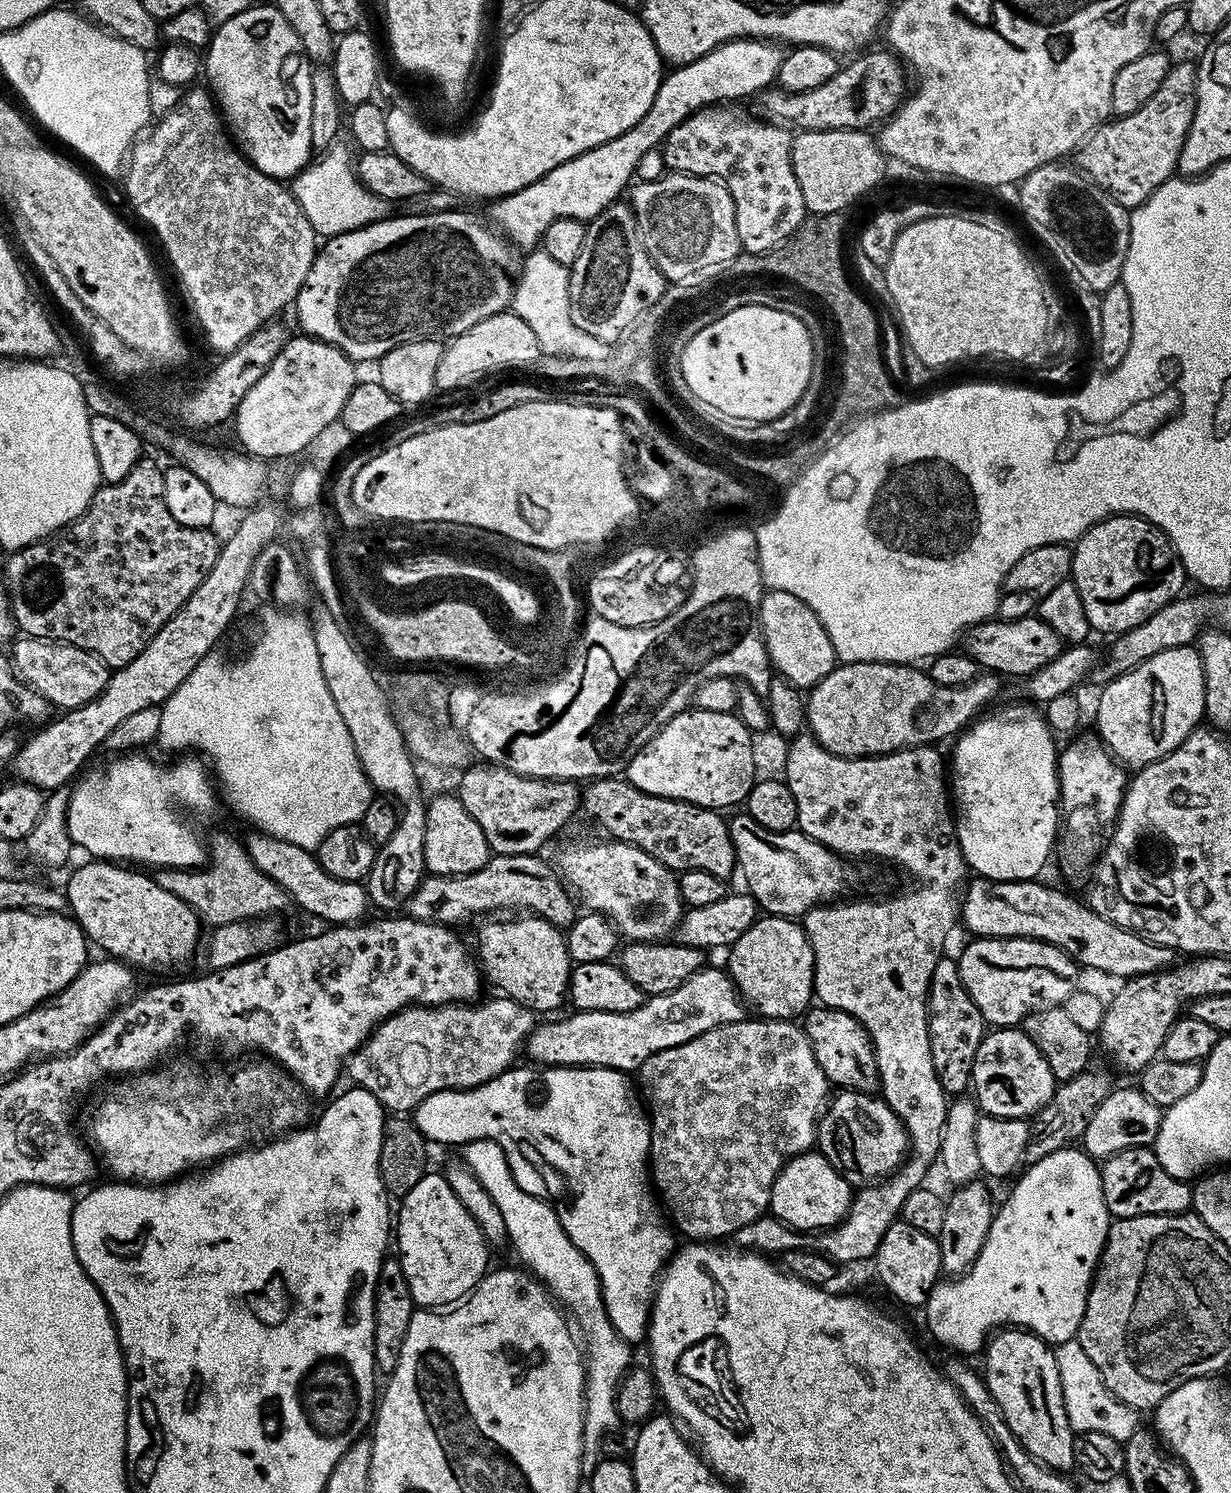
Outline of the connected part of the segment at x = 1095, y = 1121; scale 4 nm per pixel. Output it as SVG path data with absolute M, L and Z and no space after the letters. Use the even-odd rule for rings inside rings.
M1113 1087L1107 1098L1098 1106L1098 1110L1094 1110L1094 1118L1090 1118L1090 1126L1086 1126L1082 1137L1083 1151L1093 1158L1107 1158L1127 1148L1146 1148L1155 1145L1160 1129L1161 1115L1162 1109L1154 1102L1150 1102L1150 1098L1146 1098L1146 1094L1142 1094L1139 1087Z

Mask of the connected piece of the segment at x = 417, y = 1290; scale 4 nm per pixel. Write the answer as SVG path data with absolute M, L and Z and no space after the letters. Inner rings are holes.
M429 1171L400 1201L400 1217L394 1220L394 1244L400 1247L398 1259L406 1274L406 1282L410 1282L410 1294L414 1302L424 1310L440 1310L445 1306L455 1305L463 1301L468 1293L479 1284L489 1271L488 1251L490 1245L480 1232L478 1222L466 1214L466 1206L458 1202L454 1190L446 1182L439 1171Z

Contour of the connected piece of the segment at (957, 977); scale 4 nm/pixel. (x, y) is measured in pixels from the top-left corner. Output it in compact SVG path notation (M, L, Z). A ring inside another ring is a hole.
M941 958L932 971L928 987L928 1029L934 1074L938 1074L938 1082L942 1082L944 1093L956 1098L972 1083L974 1058L986 1035L986 1021L982 1010L974 1006L966 986L962 986L959 963L955 959L948 959Z

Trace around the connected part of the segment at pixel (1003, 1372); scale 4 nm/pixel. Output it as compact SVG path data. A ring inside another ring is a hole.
M1008 1326L989 1339L982 1359L984 1385L1016 1440L1044 1467L1061 1474L1071 1473L1076 1468L1076 1436L1066 1414L1053 1345L1030 1331Z

